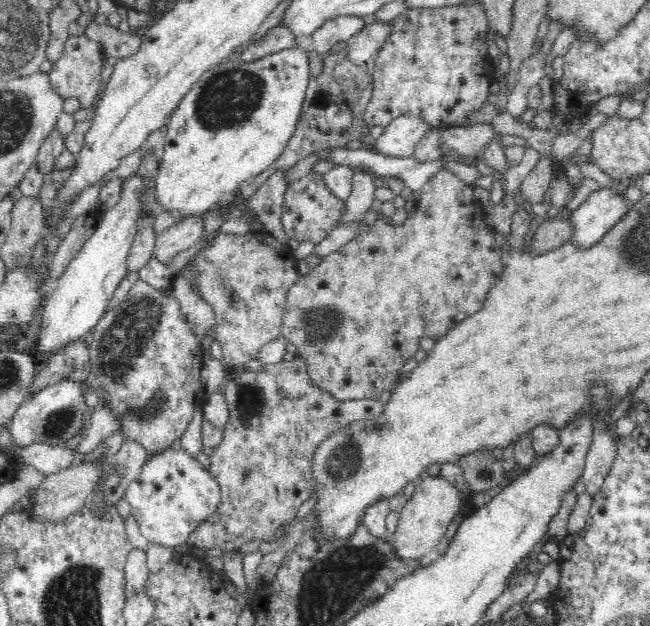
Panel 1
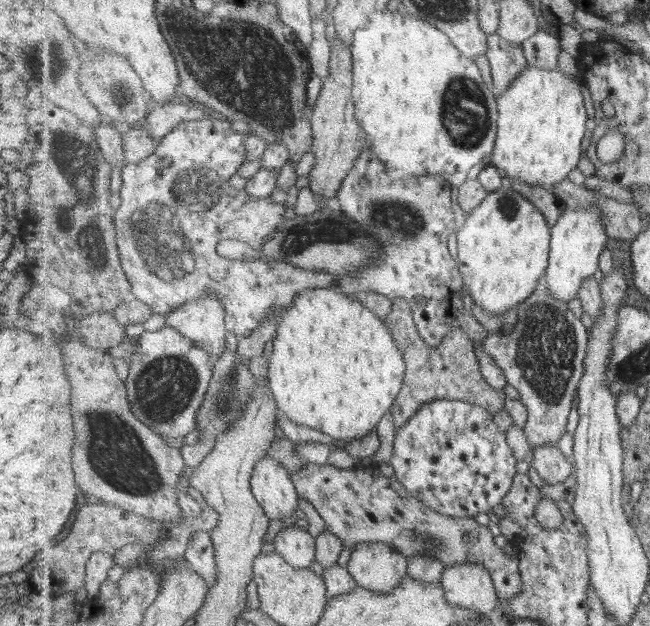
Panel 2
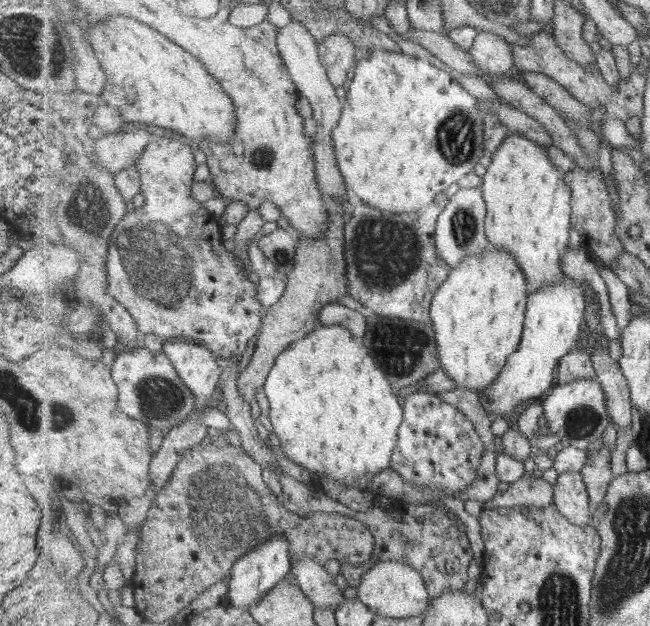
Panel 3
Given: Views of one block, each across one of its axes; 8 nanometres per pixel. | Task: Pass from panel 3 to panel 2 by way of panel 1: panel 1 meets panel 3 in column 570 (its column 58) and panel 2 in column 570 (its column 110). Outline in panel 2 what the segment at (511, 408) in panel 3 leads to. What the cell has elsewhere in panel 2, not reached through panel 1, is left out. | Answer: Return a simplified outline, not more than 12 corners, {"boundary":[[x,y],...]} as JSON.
{"boundary":[[600,206],[564,208],[545,274],[554,299],[580,298],[610,245]]}

